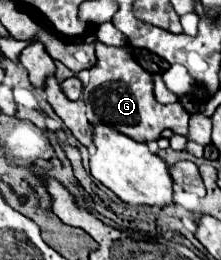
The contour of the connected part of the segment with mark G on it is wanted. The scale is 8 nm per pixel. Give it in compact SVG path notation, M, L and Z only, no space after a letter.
M95 42L97 62L91 66L91 80L83 90L83 102L87 104L87 118L93 126L105 124L121 134L137 140L151 142L159 140L165 128L171 128L175 134L187 134L189 112L177 101L172 104L159 104L153 94L153 76L143 70L127 48L107 46L103 42Z

